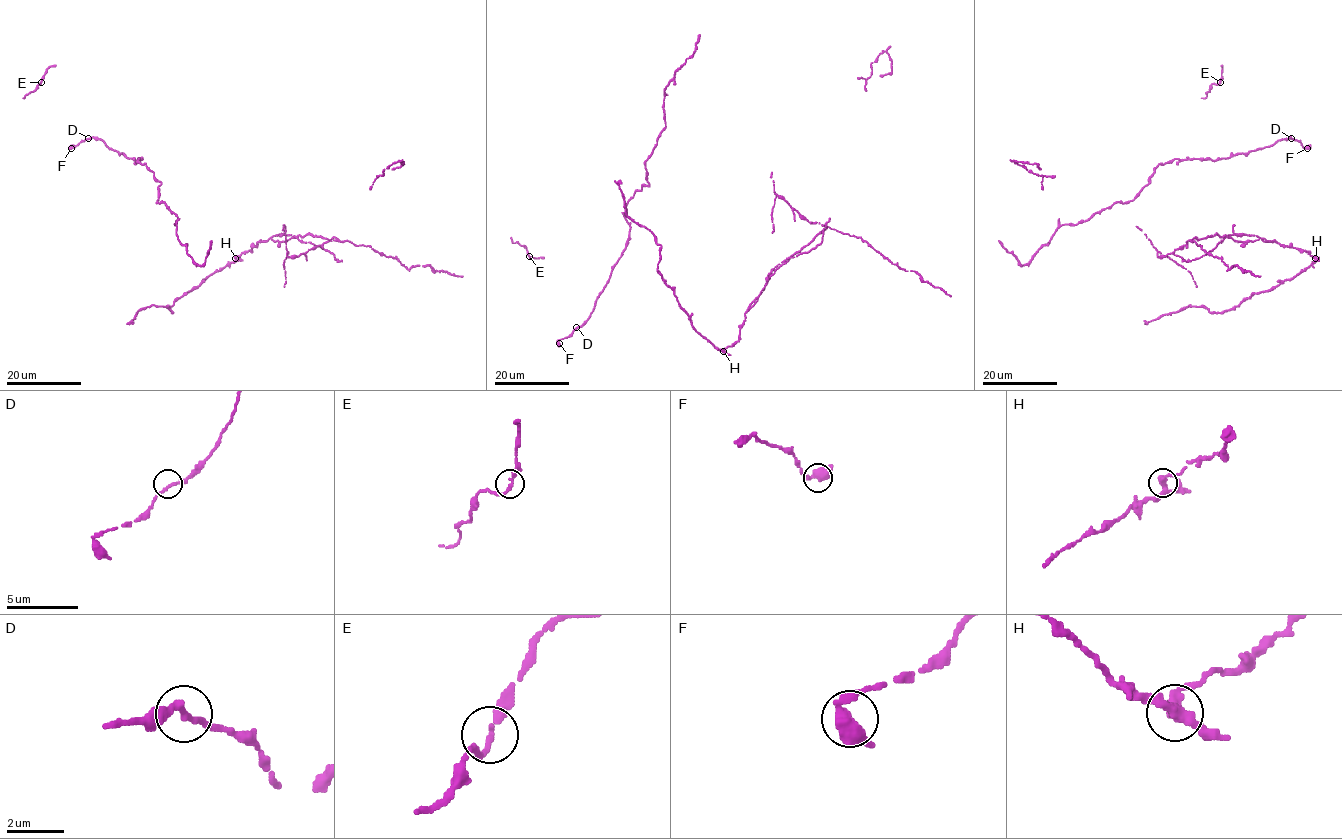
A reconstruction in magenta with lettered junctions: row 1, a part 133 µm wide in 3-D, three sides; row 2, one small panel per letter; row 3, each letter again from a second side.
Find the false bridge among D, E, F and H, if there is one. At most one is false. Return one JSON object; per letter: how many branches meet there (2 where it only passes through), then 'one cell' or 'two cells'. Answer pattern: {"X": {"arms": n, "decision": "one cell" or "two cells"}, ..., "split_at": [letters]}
{"D": {"arms": 2, "decision": "one cell"}, "E": {"arms": 2, "decision": "one cell"}, "F": {"arms": 3, "decision": "one cell"}, "H": {"arms": 3, "decision": "two cells"}, "split_at": ["H"]}

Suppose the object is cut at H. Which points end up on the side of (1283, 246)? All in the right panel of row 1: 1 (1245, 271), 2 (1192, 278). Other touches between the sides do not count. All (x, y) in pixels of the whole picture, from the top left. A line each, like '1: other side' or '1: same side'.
1: same side
2: same side

